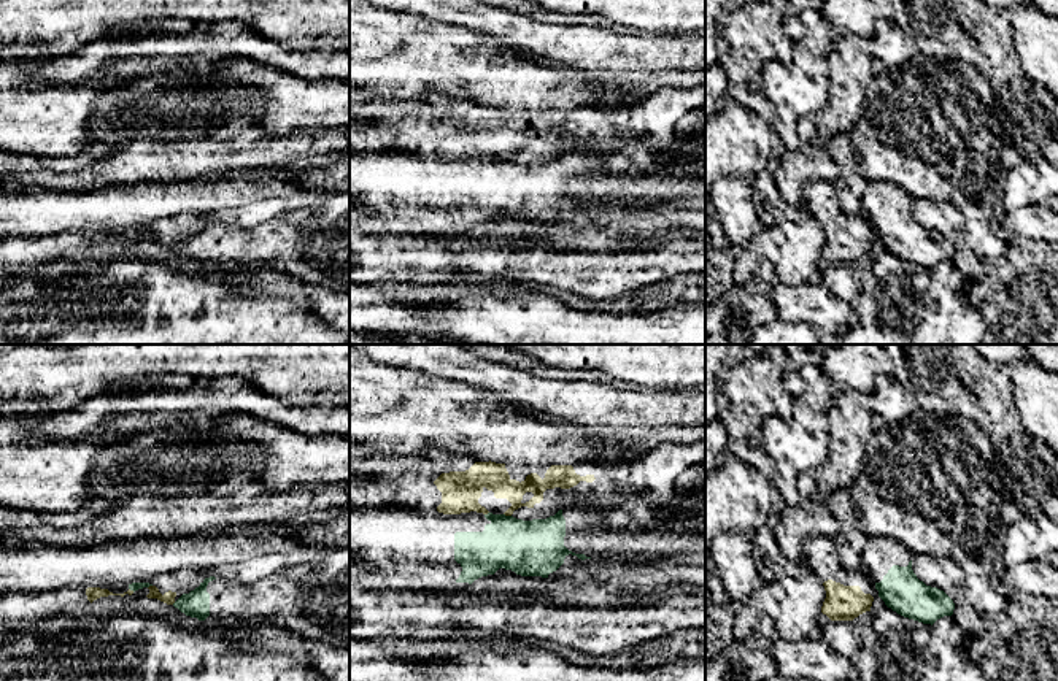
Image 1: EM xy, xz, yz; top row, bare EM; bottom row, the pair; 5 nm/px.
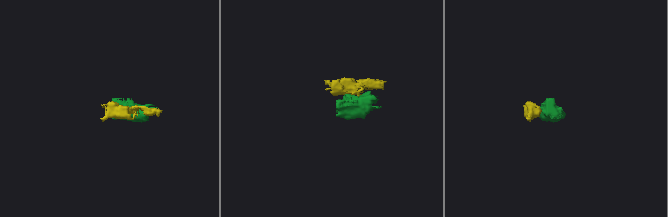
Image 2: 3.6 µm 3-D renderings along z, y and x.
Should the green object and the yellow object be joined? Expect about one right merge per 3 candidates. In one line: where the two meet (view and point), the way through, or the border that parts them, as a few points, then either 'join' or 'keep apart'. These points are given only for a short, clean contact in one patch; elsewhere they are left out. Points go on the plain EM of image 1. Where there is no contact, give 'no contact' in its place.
contact xz (507, 161); border xz (504, 157), (510, 161); keep apart

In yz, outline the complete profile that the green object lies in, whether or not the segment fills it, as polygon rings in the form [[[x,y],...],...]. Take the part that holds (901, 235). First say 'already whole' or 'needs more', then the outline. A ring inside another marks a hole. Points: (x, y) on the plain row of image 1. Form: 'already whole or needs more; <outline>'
needs more; [[[867,181],[859,213],[875,229],[888,252],[933,270],[937,264],[952,260],[955,248],[944,235],[917,222],[912,202],[913,197],[890,181]]]

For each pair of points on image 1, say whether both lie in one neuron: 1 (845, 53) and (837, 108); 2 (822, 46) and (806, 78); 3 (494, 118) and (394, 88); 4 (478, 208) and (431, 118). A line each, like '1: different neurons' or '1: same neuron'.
1: same neuron
2: different neurons
3: different neurons
4: different neurons

